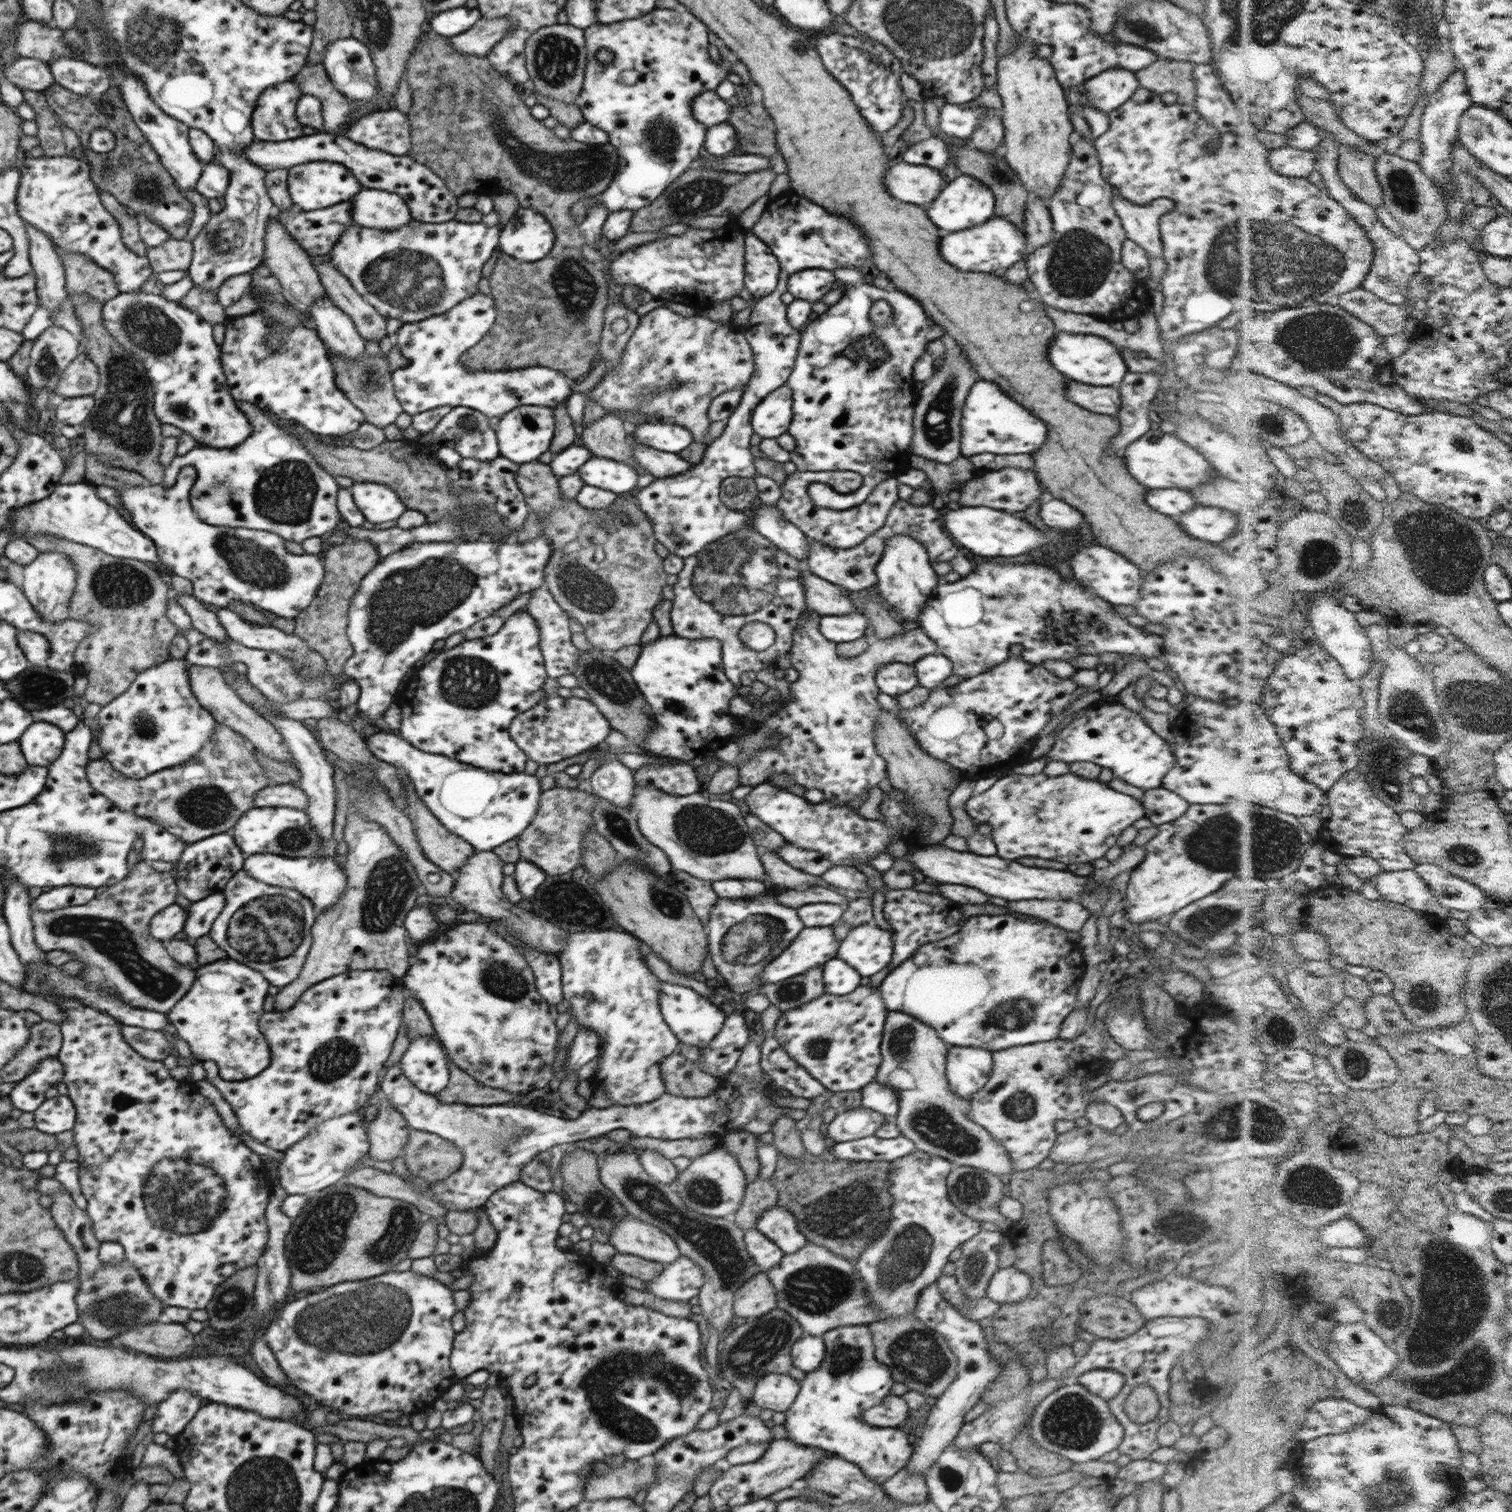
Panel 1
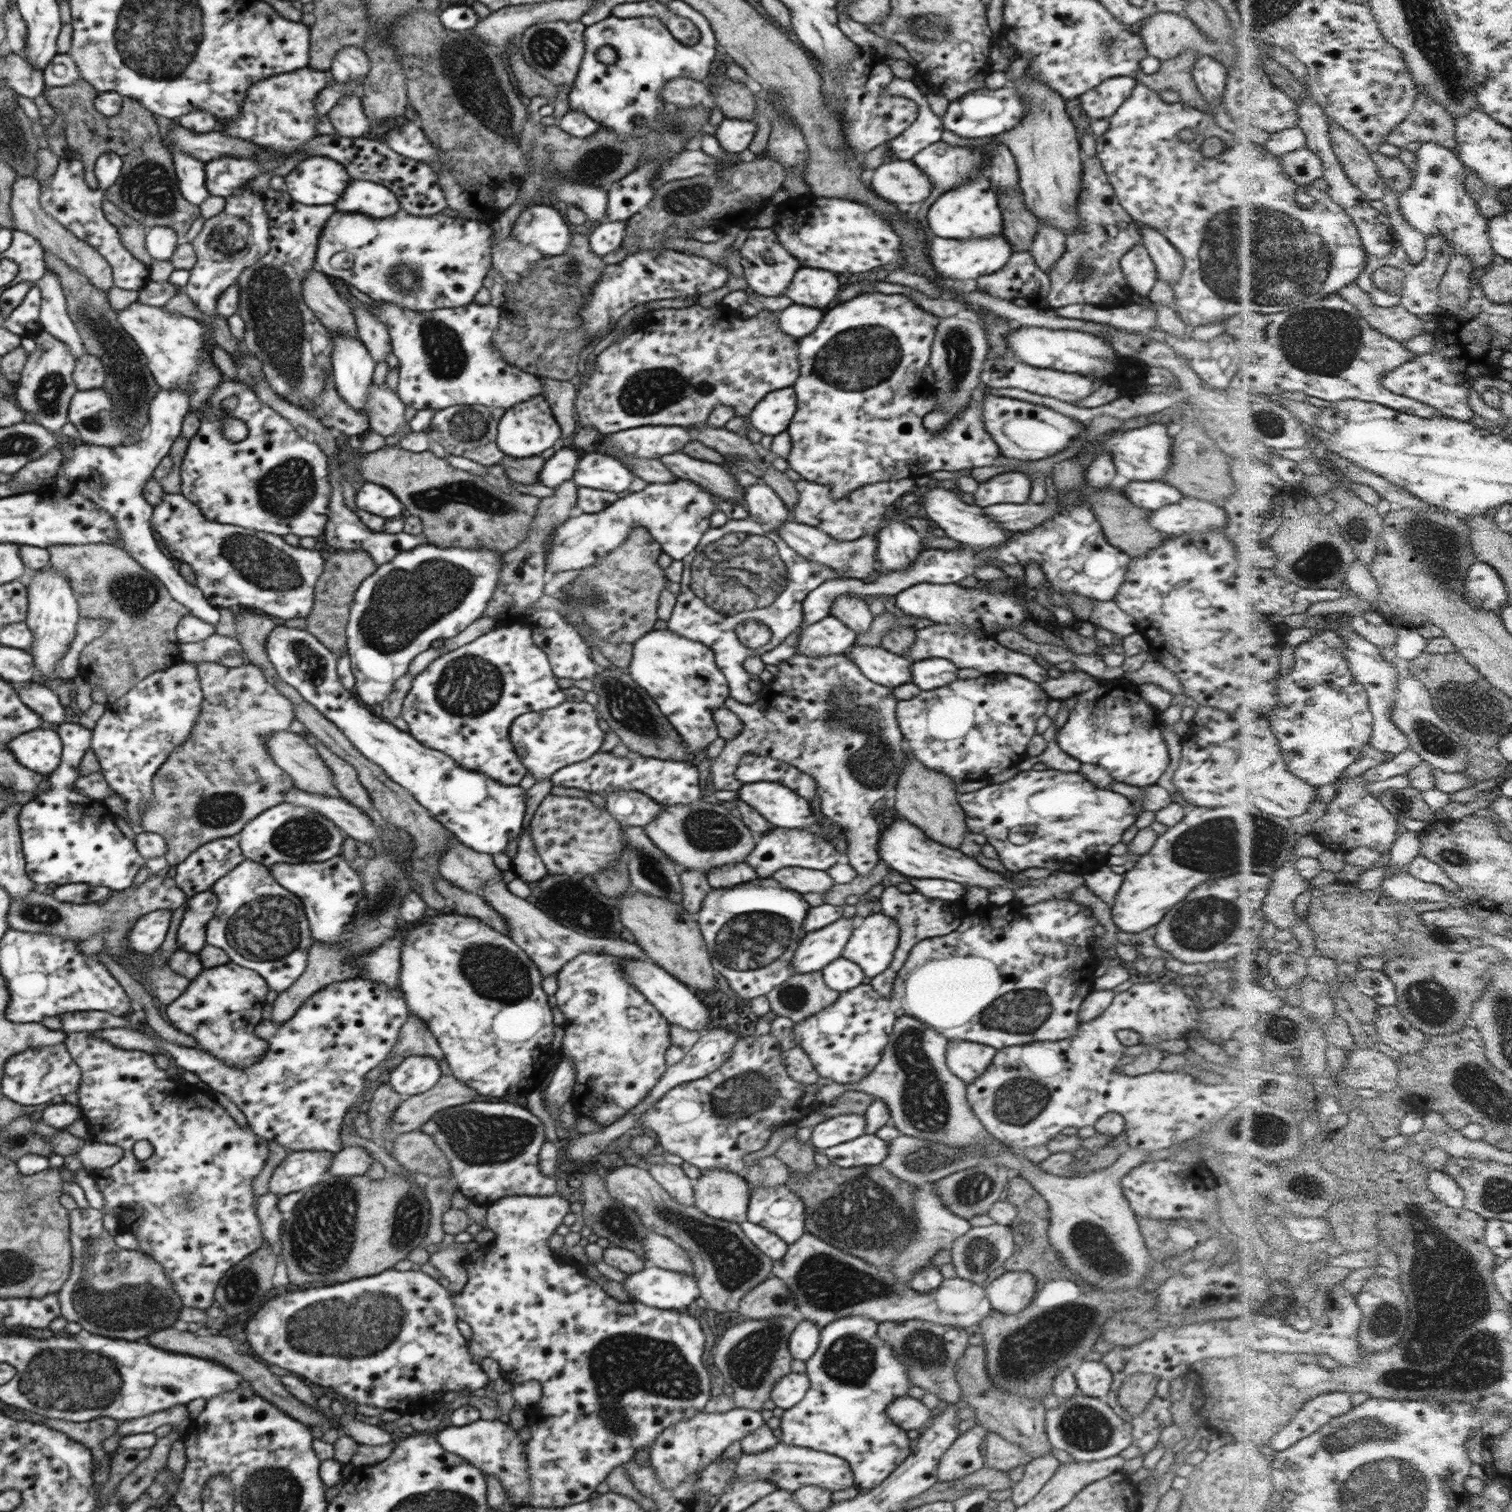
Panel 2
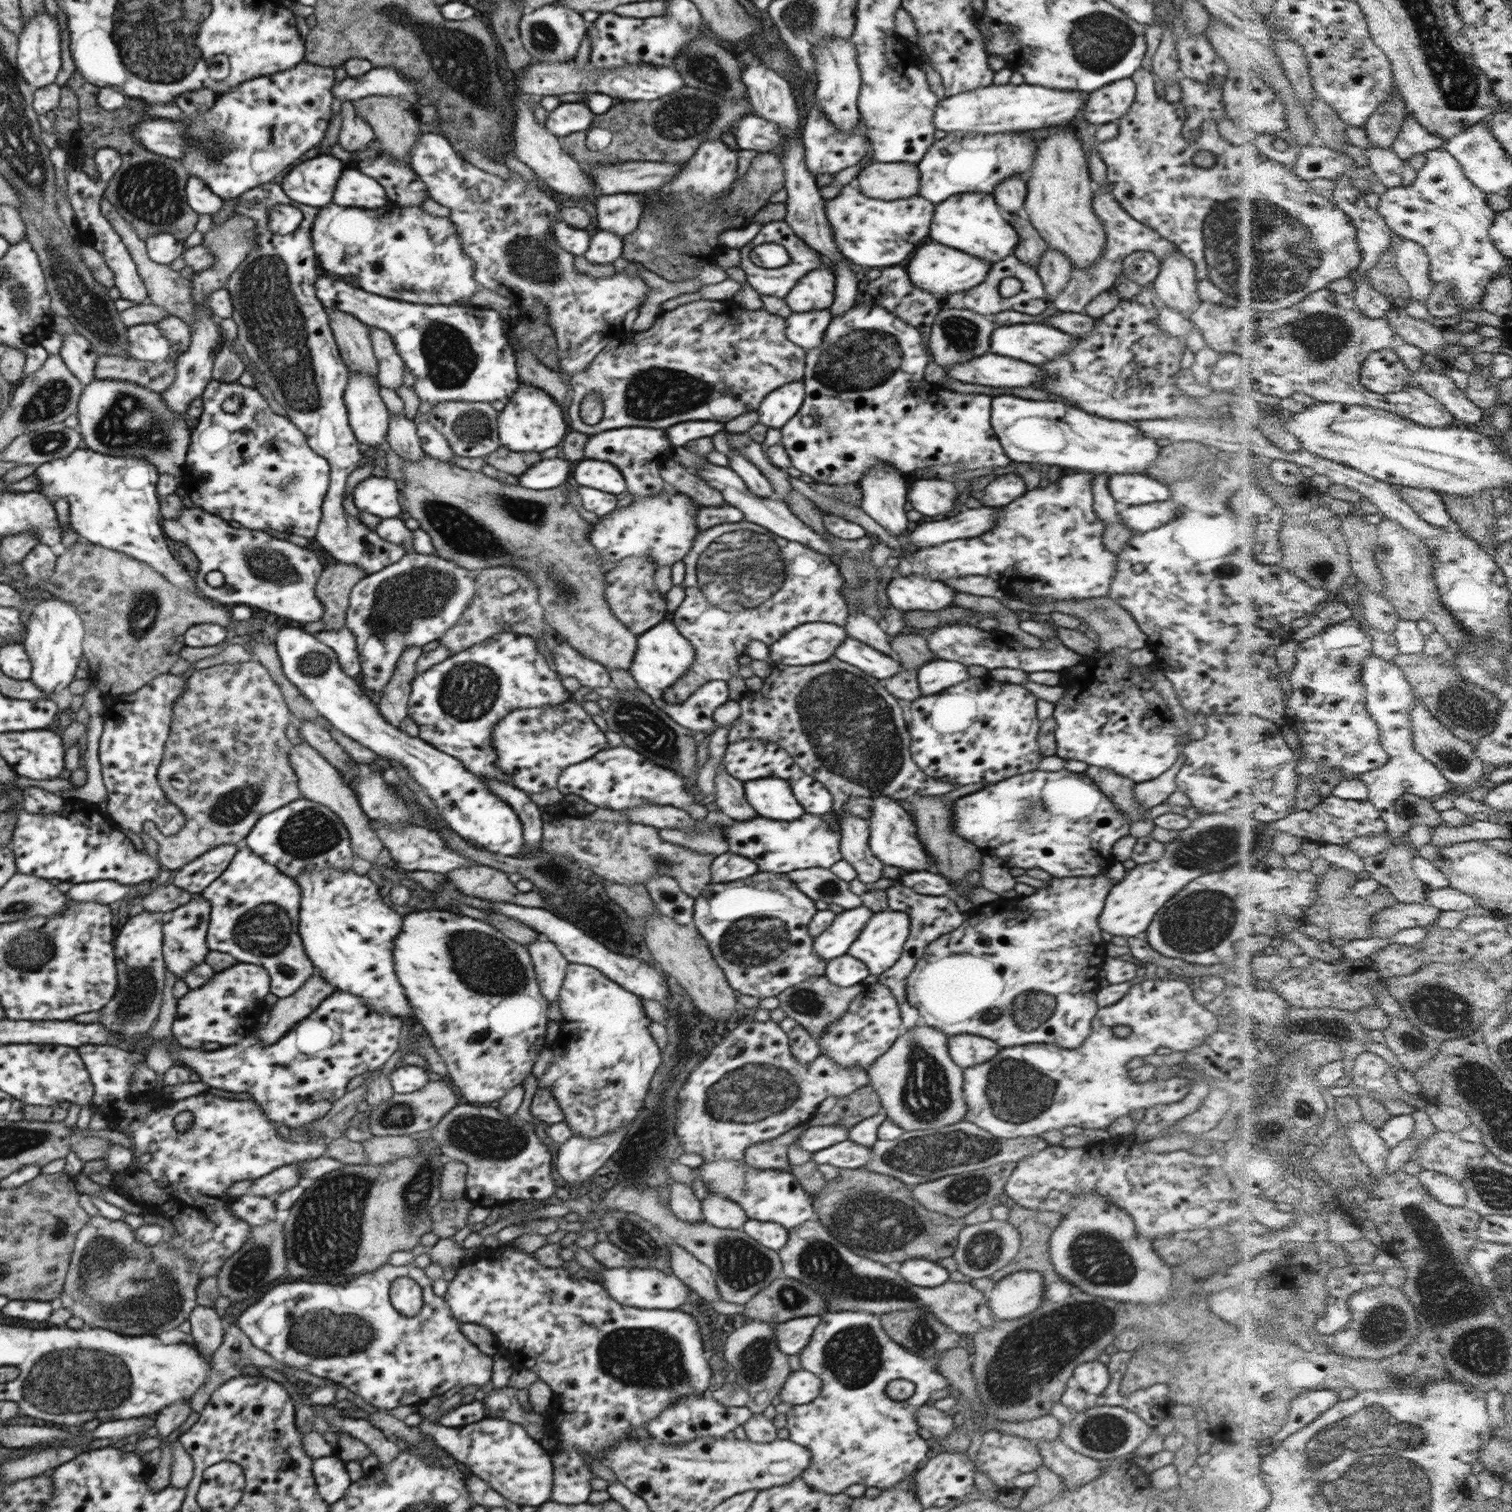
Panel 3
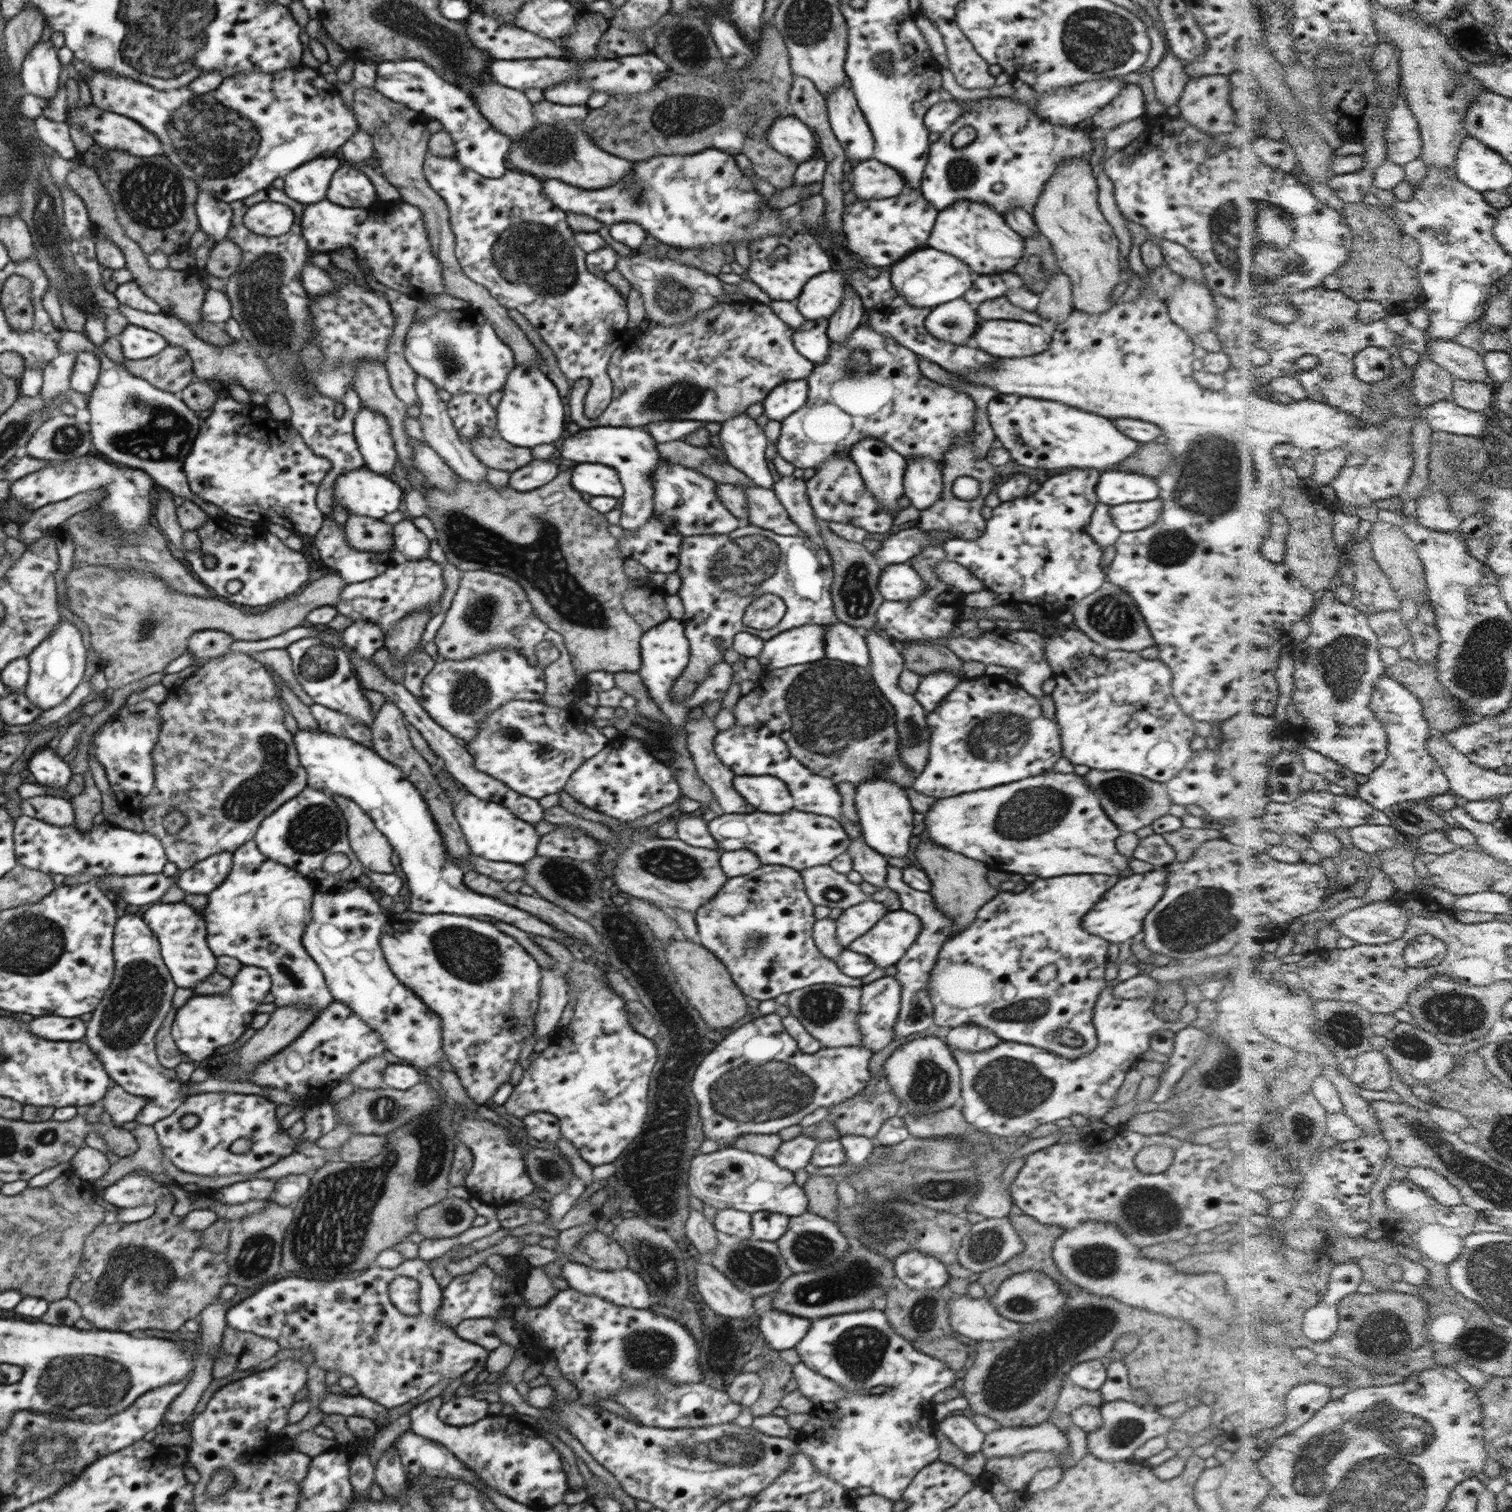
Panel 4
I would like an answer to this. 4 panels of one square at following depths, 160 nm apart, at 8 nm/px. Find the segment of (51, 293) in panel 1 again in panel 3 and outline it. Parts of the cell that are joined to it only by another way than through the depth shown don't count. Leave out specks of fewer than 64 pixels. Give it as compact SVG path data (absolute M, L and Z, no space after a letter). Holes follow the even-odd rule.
M78 333L63 334L61 354L64 364L87 385L94 379L94 367L99 353L96 352L90 342Z

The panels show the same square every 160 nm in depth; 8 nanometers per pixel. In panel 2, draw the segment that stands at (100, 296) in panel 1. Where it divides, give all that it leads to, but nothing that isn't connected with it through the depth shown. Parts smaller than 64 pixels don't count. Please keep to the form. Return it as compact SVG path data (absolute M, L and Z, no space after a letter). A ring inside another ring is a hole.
M34 176L17 177L12 187L10 208L15 228L33 236L48 252L61 258L72 270L77 270L100 290L108 291L115 286L113 270L108 261L87 242L76 238L67 231L55 218L41 209L39 203L40 185Z

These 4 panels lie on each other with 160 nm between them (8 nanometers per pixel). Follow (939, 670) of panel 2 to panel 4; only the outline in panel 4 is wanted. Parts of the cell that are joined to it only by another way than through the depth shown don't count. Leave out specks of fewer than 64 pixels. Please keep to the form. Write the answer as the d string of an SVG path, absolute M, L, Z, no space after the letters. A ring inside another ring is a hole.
M936 671L921 677L913 697L927 710L932 712L963 681L962 677L950 671Z

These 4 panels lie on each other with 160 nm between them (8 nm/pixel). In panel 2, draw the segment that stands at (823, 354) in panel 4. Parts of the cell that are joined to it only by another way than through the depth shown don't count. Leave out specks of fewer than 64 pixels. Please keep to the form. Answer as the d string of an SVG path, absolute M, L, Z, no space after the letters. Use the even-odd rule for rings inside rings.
M792 304L779 311L779 327L784 334L798 340L810 334L820 324L823 314L824 309Z

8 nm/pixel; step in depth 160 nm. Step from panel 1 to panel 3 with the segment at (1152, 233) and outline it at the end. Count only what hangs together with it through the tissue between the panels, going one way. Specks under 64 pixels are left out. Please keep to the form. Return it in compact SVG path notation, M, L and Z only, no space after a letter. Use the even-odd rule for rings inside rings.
M1179 249L1160 260L1160 270L1153 282L1160 303L1189 318L1200 306L1193 262Z

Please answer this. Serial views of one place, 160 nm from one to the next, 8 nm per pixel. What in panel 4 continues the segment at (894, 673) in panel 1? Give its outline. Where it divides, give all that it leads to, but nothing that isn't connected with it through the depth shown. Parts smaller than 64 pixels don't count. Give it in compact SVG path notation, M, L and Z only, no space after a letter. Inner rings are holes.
M844 622L826 624L824 635L825 656L833 661L842 661L866 669L871 666L871 658L866 639L862 632Z

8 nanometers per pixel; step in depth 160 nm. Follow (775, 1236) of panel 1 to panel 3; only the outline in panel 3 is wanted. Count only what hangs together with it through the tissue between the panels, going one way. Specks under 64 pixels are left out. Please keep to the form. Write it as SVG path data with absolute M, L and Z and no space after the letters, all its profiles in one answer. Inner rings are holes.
M738 1160L704 1162L699 1169L709 1192L720 1192L723 1197L737 1202L749 1219L776 1222L790 1230L815 1218L810 1194L789 1171L772 1170L771 1168L762 1170Z

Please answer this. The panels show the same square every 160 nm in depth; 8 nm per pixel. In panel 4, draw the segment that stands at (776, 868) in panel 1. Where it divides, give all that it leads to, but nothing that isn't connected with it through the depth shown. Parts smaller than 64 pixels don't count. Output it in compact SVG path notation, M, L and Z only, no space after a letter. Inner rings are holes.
M830 865L814 866L801 871L808 898L815 906L846 909L866 900L859 885L850 882L846 874L836 872Z

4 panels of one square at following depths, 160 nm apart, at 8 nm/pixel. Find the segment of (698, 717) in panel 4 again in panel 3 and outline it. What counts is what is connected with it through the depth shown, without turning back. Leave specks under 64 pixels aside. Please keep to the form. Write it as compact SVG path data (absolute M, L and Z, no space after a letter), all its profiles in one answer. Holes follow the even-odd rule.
M723 763L714 772L716 787L716 804L720 812L724 812L735 820L752 820L758 815L746 800L743 783L732 777Z

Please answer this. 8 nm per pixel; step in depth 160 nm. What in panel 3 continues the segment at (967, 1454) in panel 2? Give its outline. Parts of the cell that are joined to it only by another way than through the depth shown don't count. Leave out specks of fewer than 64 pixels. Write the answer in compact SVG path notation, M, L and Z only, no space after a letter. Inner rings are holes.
M942 1451L935 1458L928 1461L922 1470L914 1476L918 1502L922 1508L942 1508L953 1500L964 1500L966 1496L975 1492L974 1464L967 1454L956 1454L956 1451Z

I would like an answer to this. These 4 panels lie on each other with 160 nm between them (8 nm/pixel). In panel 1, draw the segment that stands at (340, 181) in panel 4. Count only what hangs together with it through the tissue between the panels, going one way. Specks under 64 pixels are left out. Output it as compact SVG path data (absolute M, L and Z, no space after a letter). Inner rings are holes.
M363 187L351 202L354 208L353 222L366 228L396 230L413 219L409 206L393 192Z

